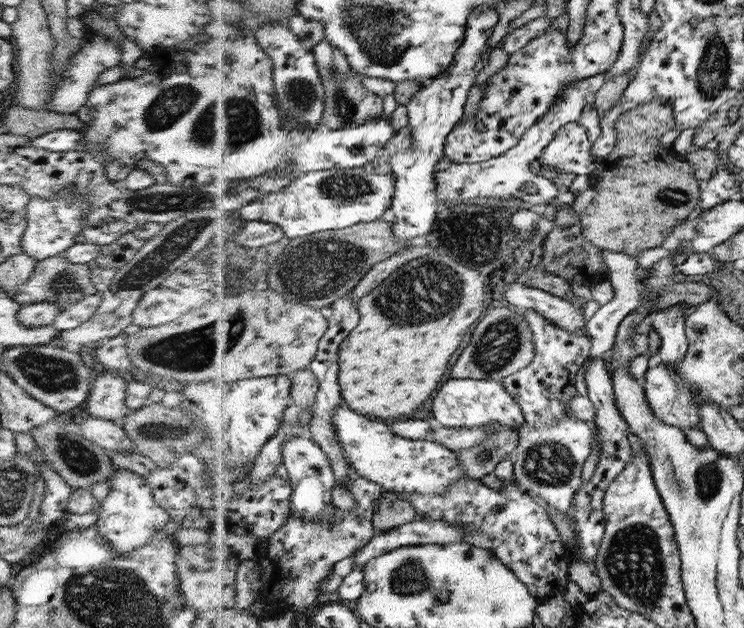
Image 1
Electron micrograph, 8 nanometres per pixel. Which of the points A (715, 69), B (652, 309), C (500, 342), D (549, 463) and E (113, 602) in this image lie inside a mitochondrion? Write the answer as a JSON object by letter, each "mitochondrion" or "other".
{"A":"mitochondrion","B":"other","C":"mitochondrion","D":"mitochondrion","E":"mitochondrion"}

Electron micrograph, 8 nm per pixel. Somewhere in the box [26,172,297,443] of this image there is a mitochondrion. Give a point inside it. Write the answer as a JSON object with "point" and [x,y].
{"point":[192,351]}

